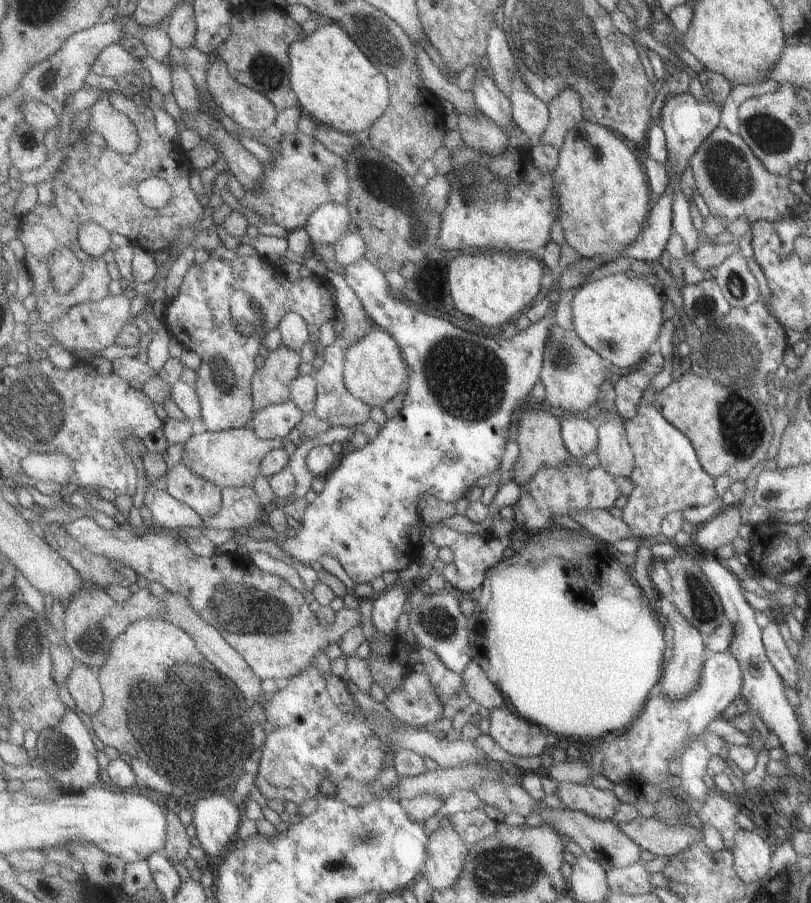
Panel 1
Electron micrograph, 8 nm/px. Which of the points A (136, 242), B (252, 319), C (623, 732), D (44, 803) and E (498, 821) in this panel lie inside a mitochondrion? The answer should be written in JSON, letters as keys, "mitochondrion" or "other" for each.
{"A":"other","B":"mitochondrion","C":"other","D":"other","E":"other"}

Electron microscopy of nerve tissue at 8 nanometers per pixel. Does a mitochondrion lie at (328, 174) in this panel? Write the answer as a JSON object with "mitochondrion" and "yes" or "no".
{"mitochondrion":"yes"}

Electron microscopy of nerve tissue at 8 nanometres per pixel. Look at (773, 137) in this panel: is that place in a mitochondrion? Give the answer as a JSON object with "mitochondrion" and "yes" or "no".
{"mitochondrion":"yes"}

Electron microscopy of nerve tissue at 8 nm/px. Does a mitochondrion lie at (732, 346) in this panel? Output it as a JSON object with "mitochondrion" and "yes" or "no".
{"mitochondrion":"yes"}

